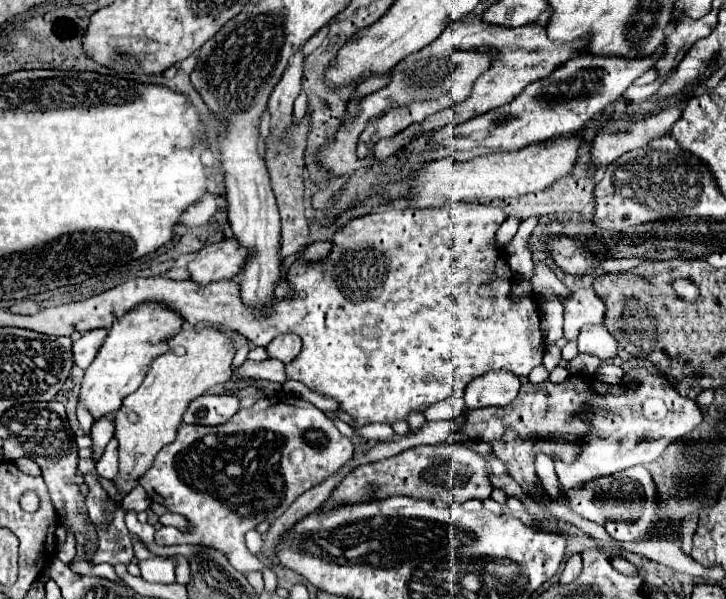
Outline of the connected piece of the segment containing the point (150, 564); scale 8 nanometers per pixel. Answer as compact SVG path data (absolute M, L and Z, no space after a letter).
M153 557L141 561L141 577L149 583L173 583L175 581L175 557Z

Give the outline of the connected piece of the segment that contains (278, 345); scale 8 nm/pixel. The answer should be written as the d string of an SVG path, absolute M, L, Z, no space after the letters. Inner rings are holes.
M295 333L279 335L267 345L267 355L271 359L279 359L283 363L293 361L299 353L301 353L301 339Z

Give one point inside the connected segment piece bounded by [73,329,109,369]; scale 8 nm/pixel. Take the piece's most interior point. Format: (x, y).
(84, 350)

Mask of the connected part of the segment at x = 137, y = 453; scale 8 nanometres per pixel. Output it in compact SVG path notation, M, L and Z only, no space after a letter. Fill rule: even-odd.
M185 325L179 335L167 341L167 345L167 353L151 363L141 387L125 397L121 409L115 415L115 437L119 441L119 473L113 479L117 495L109 499L111 503L121 501L137 485L139 477L143 477L149 467L153 467L153 459L161 451L161 447L175 441L177 429L189 403L203 395L209 387L229 381L233 375L233 339L217 327Z

